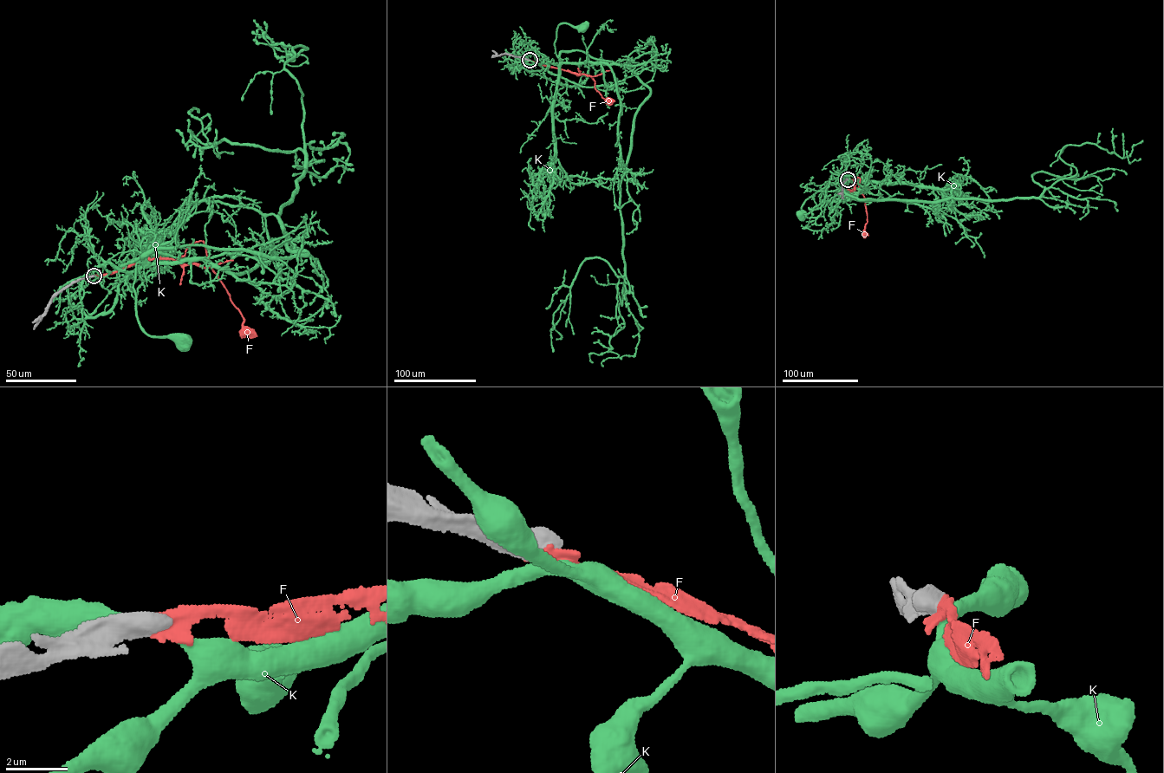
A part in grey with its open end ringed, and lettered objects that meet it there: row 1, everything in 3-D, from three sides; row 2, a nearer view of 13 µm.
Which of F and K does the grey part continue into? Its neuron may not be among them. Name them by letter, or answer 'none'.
F

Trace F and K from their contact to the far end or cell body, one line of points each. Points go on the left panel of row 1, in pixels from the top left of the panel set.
F: (94, 276), (152, 259), (176, 260), (190, 244), (202, 241), (212, 270), (243, 319), (244, 331)
K: (94, 276), (108, 274), (100, 265), (143, 264), (137, 321), (151, 336), (185, 341)

